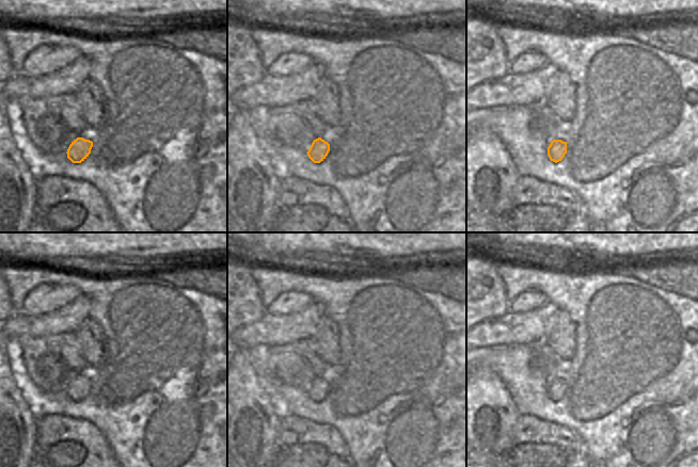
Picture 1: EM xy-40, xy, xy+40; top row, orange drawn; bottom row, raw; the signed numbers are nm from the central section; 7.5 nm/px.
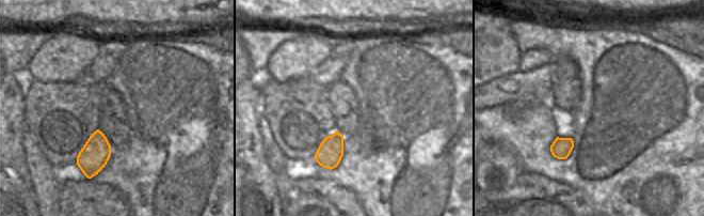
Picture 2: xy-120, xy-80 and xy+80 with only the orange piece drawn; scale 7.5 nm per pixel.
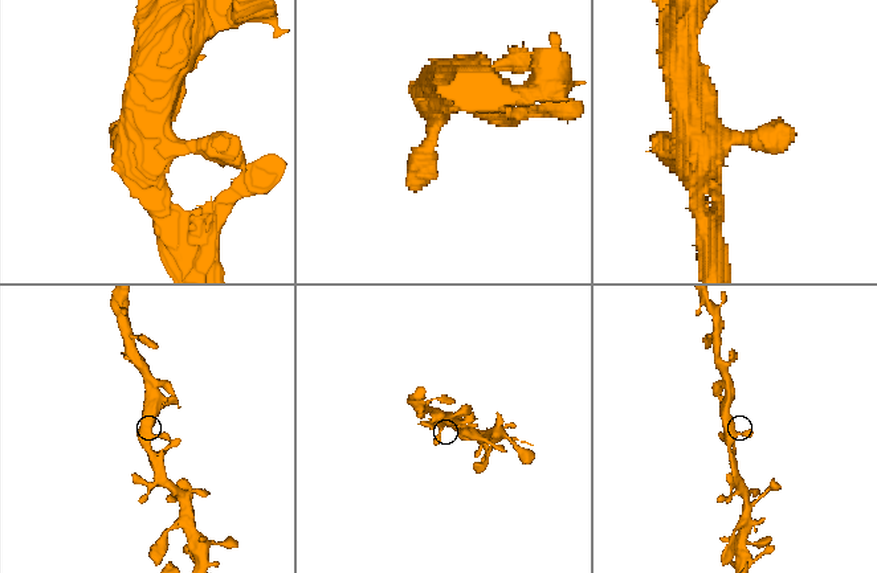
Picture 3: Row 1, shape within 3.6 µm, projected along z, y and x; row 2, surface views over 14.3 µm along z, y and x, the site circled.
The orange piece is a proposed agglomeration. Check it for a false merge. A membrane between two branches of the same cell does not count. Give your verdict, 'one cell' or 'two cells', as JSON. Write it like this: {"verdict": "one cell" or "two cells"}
{"verdict": "one cell"}

